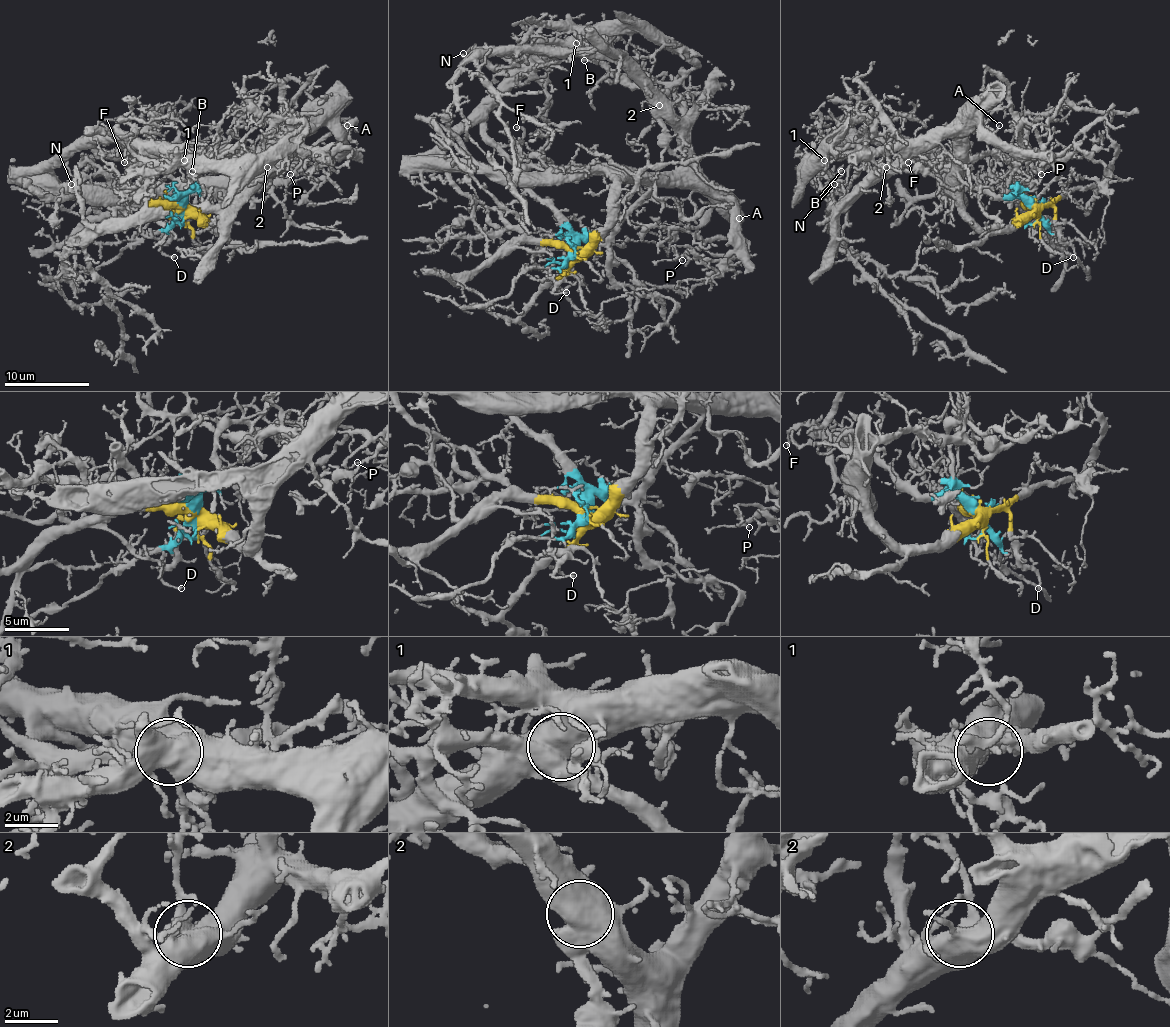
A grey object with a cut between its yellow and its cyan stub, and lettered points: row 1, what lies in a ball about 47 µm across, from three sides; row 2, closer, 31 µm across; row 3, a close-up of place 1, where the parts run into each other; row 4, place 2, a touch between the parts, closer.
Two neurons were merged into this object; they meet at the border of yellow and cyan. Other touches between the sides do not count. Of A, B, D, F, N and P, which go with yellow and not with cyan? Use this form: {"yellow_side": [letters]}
{"yellow_side": ["A", "N", "P"]}

